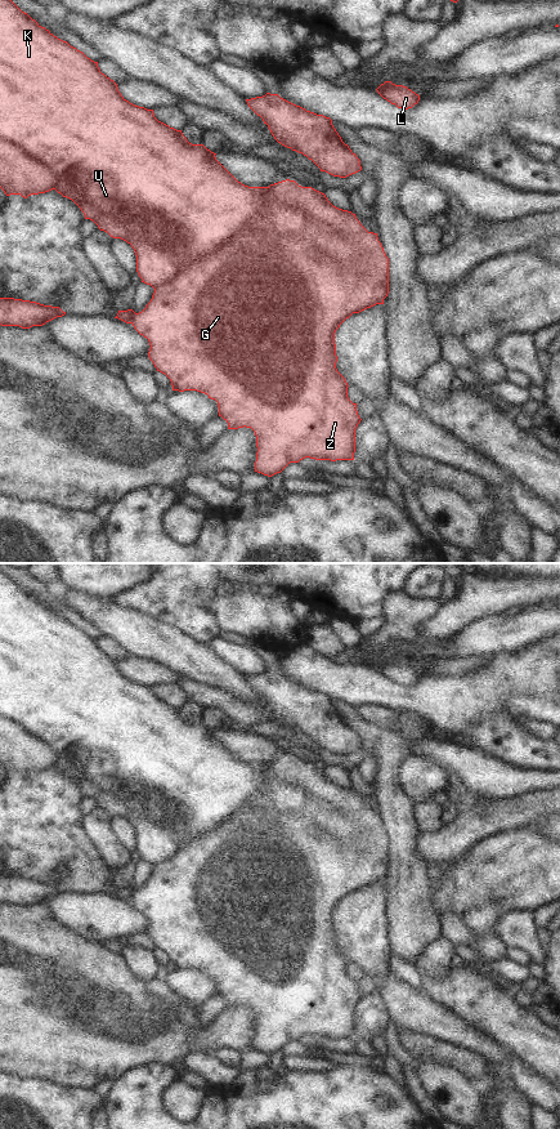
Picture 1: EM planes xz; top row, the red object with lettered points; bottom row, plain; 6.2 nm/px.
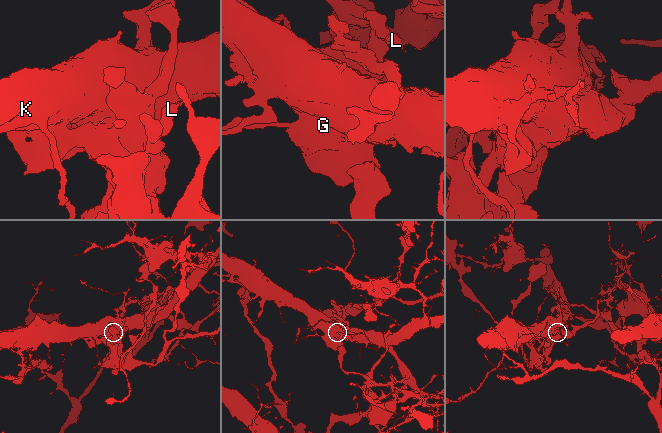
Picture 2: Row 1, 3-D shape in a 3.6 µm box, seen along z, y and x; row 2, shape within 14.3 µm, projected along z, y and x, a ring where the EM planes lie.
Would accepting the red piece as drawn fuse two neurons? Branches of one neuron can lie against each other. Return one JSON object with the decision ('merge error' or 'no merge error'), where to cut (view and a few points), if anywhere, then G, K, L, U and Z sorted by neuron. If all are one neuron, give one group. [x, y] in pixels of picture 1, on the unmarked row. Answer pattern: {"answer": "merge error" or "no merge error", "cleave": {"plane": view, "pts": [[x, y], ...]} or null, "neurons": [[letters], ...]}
{"answer": "merge error", "cleave": {"plane": "xz", "pts": [[371, 830], [344, 847], [247, 804], [155, 868]]}, "neurons": [["G", "L", "Z"], ["K", "U"]]}

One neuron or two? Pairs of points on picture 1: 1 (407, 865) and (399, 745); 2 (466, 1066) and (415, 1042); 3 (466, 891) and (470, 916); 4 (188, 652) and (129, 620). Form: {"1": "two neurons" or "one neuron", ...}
{"1": "one neuron", "2": "one neuron", "3": "two neurons", "4": "one neuron"}

